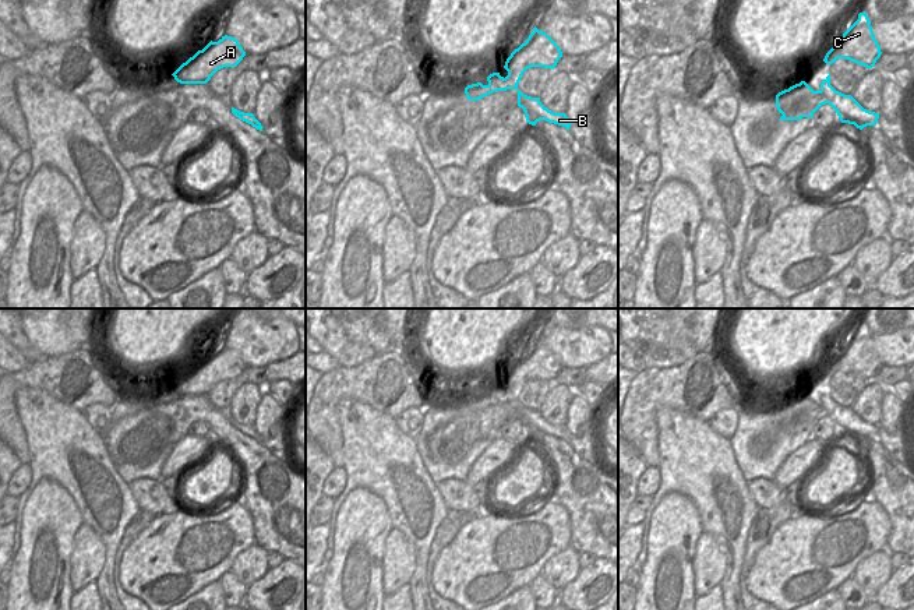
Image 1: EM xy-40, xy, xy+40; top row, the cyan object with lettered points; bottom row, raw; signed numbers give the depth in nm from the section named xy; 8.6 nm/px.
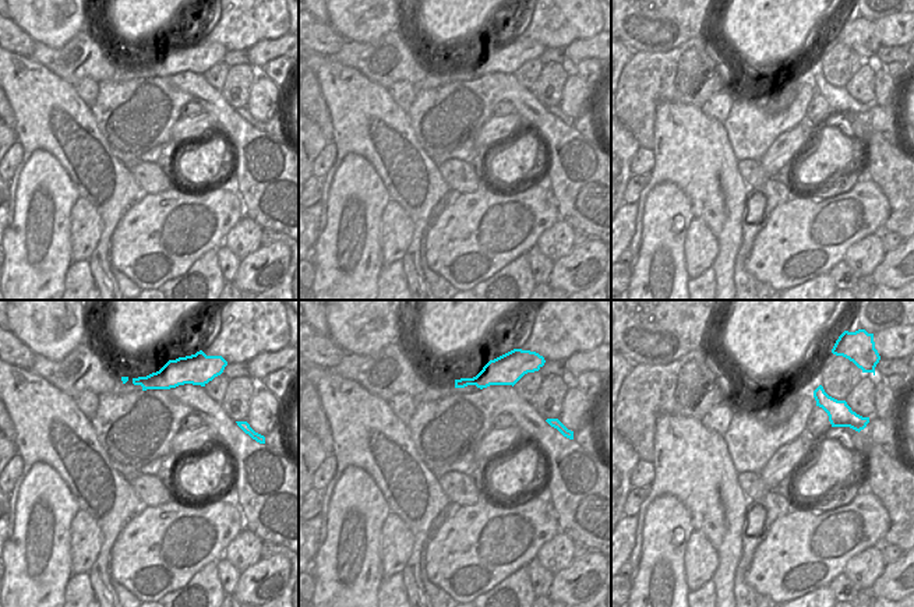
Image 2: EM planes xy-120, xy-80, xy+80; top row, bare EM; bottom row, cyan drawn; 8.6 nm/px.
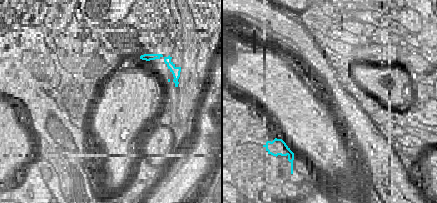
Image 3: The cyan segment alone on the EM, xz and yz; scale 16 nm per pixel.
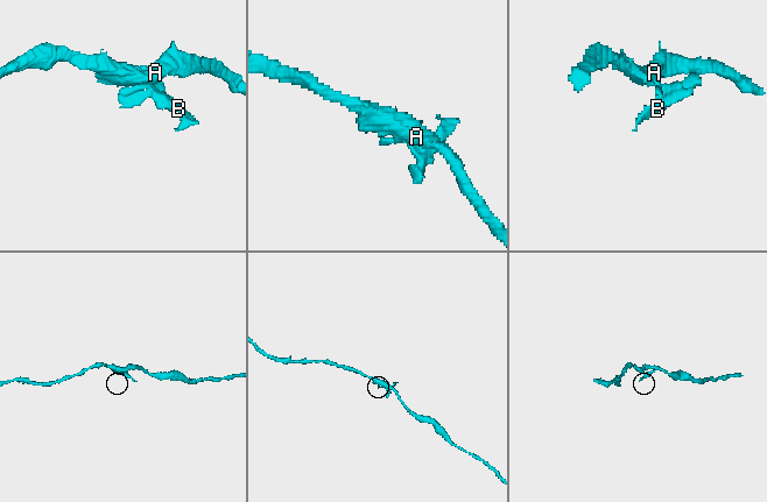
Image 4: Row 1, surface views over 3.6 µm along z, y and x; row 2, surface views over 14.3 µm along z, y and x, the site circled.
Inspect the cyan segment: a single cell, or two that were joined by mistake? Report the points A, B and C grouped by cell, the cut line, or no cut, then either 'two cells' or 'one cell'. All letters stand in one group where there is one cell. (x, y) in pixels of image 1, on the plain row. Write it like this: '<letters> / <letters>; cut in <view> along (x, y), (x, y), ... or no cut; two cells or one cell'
A B C; no cut; one cell

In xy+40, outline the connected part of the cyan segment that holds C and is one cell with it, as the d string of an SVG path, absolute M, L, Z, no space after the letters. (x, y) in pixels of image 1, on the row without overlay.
M867 325L843 346L841 352L826 366L823 374L833 377L837 371L847 371L867 381L872 381L881 370L881 359L874 349Z

